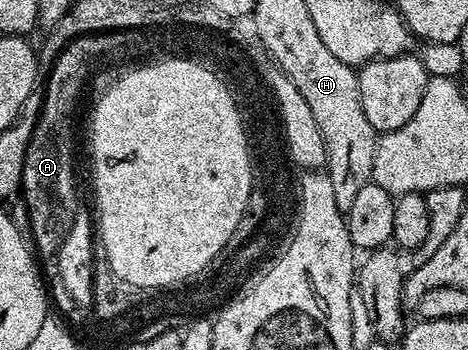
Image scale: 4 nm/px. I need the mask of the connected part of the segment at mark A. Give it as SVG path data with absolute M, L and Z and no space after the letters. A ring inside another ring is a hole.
M81 36L70 50L63 50L56 56L46 75L46 92L41 92L40 95L42 108L32 129L32 137L28 141L28 153L24 153L20 199L26 202L26 215L30 218L28 235L44 272L49 298L53 306L55 303L62 311L74 311L76 306L64 289L63 278L57 268L57 255L75 215L80 210L78 191L74 188L76 132L70 128L70 103L74 103L74 95L78 95L78 83L82 83L82 75L90 71L90 63L94 63L93 58L102 55L102 51L110 51L110 43L115 41L116 38L87 40ZM66 143L73 148L66 151Z

